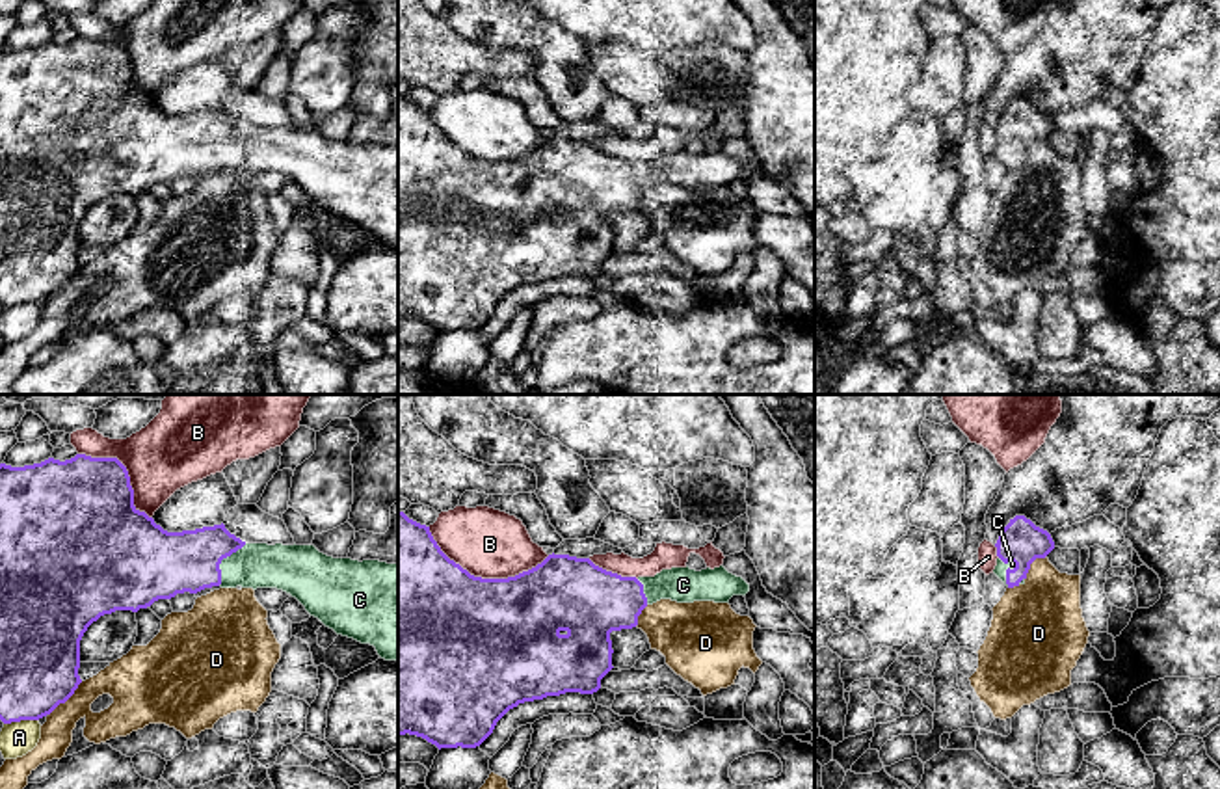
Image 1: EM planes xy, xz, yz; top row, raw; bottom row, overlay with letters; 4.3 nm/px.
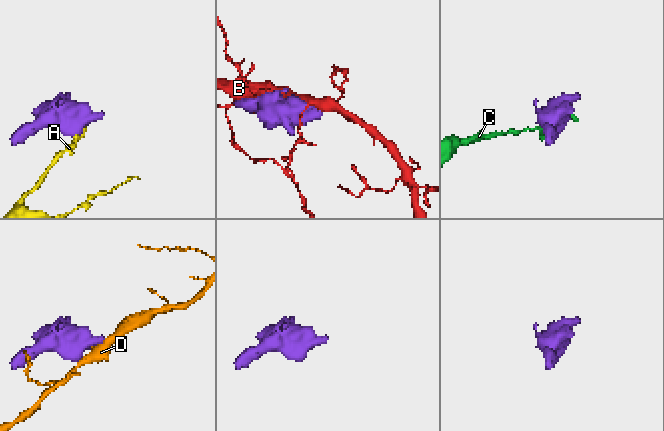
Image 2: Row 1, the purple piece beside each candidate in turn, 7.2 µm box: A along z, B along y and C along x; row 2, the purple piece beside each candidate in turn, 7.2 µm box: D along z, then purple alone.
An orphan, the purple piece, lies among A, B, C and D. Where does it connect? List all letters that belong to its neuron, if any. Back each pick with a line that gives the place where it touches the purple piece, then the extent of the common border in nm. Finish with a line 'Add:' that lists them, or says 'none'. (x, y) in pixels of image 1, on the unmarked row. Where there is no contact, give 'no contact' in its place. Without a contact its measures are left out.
C: meets purple in xy at (222, 142); contact 220 nm long
Add: C

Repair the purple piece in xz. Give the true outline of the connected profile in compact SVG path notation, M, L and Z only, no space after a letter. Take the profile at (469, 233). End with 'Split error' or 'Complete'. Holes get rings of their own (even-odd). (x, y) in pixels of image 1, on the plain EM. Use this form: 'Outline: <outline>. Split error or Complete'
Outline: M398 95L398 318L417 318L441 331L476 331L495 313L497 305L513 290L524 285L543 283L547 279L560 279L565 275L593 277L601 272L601 262L614 251L612 249L612 214L632 212L638 208L638 199L647 188L660 182L671 182L677 186L714 184L729 186L733 179L746 179L749 167L723 149L707 151L701 154L686 151L662 153L655 160L621 160L595 149L590 141L577 141L569 138L549 138L536 151L523 154L508 162L482 162L471 158L459 147L450 143L437 125L433 123L430 110L409 102L404 95Z. Split error

